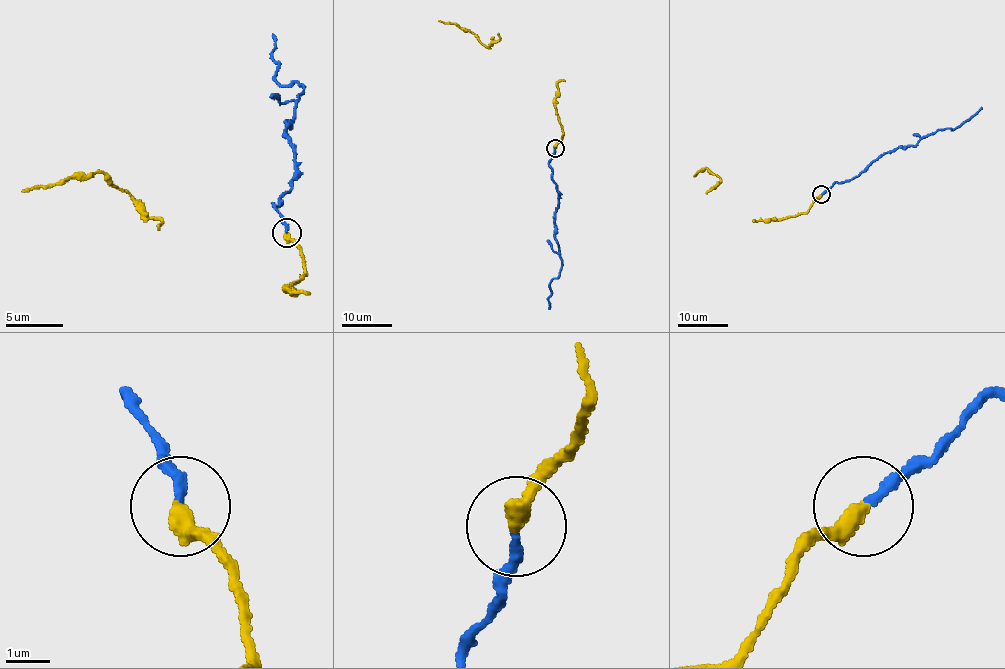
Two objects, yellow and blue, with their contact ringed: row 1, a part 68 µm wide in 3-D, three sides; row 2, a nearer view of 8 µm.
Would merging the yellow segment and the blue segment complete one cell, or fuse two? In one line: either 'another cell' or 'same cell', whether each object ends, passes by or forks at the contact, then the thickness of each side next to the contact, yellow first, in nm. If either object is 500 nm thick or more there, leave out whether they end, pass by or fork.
another cell | yellow ends | blue ends | 420/200 nm

